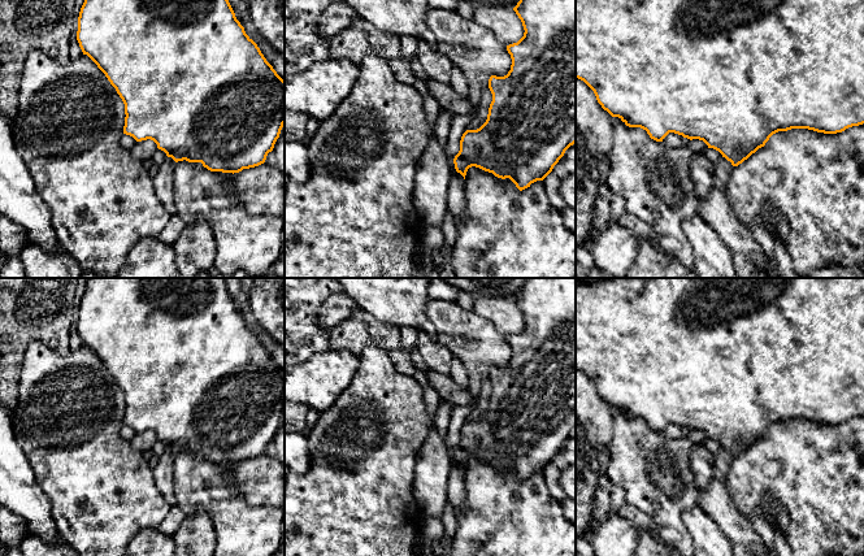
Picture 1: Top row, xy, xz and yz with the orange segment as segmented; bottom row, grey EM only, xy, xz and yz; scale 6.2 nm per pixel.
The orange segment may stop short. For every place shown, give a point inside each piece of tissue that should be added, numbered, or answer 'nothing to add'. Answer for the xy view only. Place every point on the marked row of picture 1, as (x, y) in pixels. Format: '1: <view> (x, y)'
1: xy (164, 183)

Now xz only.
nothing to add

